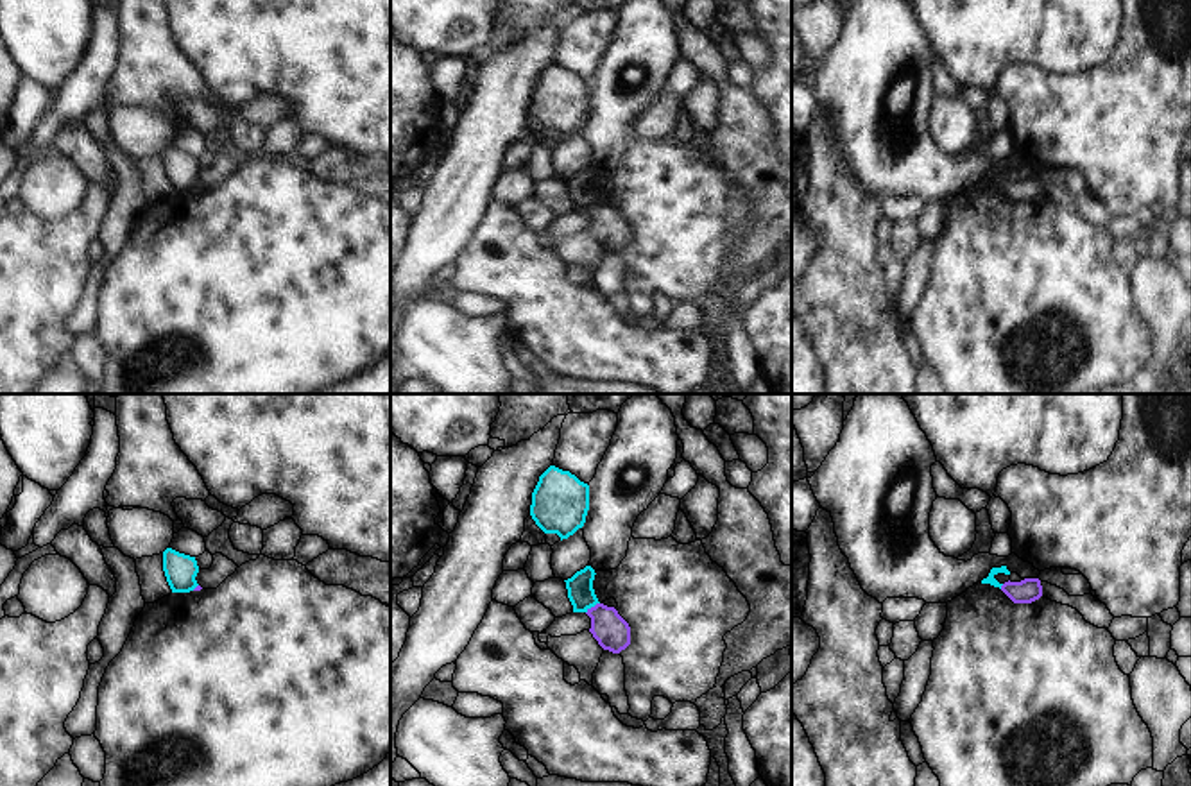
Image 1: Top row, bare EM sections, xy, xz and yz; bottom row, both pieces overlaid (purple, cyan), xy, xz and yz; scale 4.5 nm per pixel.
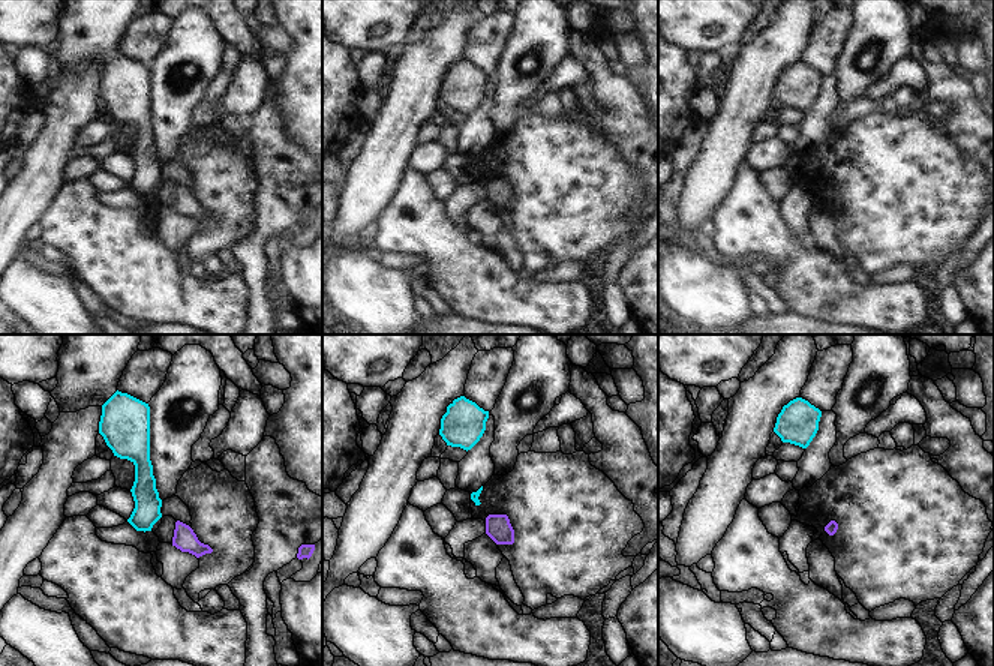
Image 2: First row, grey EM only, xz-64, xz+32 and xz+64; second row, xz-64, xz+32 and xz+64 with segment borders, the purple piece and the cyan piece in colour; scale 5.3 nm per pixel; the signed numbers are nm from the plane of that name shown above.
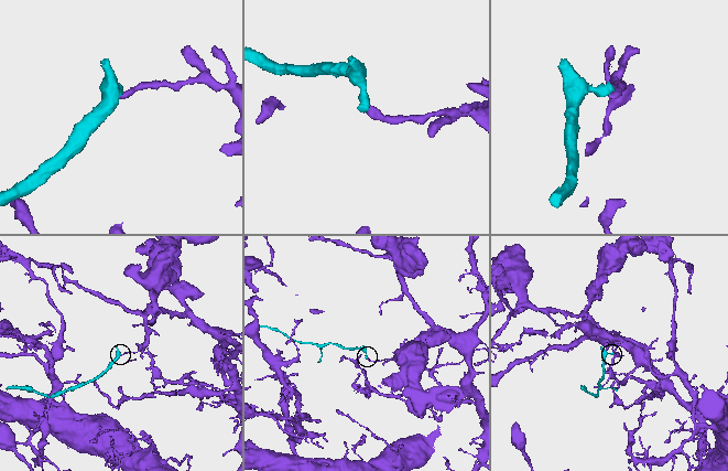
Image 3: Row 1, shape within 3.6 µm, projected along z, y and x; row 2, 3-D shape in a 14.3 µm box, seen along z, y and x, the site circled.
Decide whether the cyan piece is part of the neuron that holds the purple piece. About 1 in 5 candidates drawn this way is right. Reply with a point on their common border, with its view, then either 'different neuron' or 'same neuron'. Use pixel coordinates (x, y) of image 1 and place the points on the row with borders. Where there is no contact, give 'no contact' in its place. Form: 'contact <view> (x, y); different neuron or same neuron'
contact xz (591, 607); different neuron

